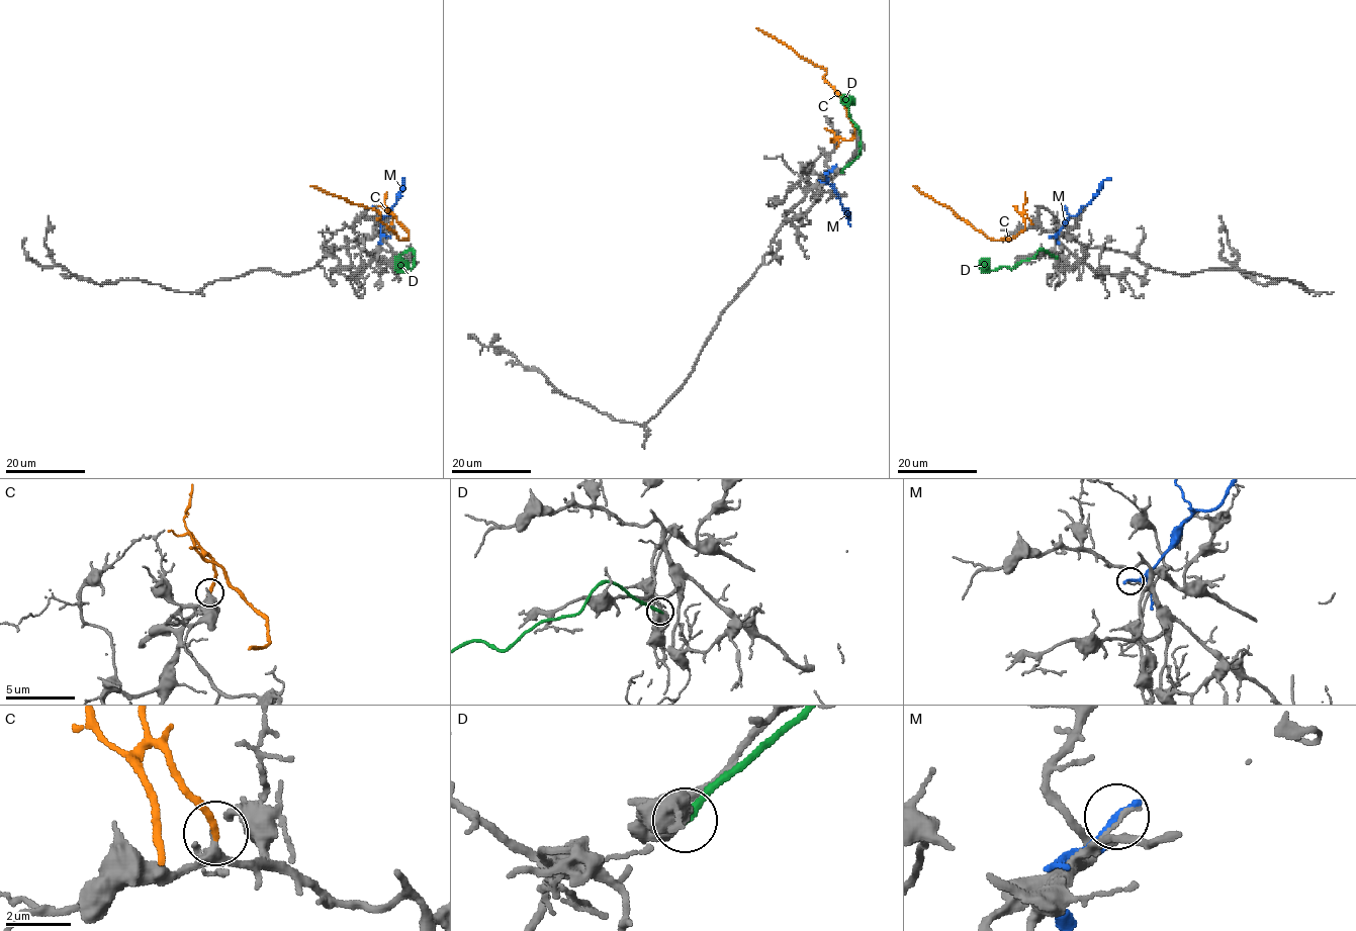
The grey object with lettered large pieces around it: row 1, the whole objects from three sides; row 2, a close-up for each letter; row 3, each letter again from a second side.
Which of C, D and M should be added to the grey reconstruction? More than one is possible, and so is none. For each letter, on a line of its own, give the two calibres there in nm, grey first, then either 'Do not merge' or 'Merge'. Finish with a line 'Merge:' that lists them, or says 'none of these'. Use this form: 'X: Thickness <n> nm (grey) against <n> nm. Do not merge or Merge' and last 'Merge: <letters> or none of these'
C: Thickness 280 nm (grey) against 240 nm. Merge
D: Thickness 500 nm (grey) against 240 nm. Do not merge
M: Thickness 120 nm (grey) against 280 nm. Do not merge
Merge: C

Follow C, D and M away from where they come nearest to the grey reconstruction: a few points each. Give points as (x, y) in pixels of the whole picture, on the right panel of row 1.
C: (1031, 223), (1023, 212), (1024, 228), (1015, 237), (996, 240), (986, 237), (950, 207), (913, 185)
D: (1057, 258), (1042, 249), (1031, 259), (1020, 261), (1011, 268), (990, 269), (979, 260)
M: (1052, 237), (1086, 205), (1098, 192), (1099, 185), (1110, 177)

